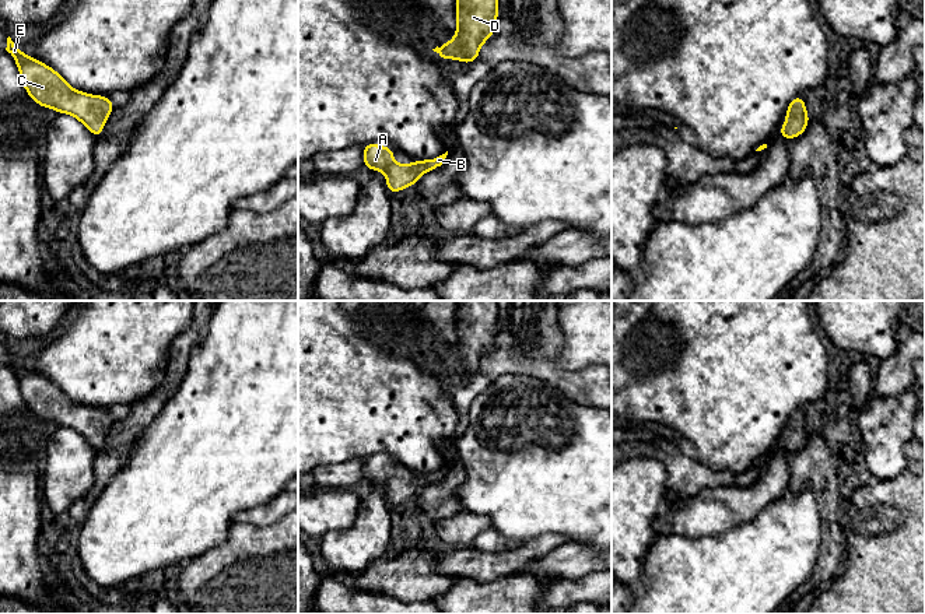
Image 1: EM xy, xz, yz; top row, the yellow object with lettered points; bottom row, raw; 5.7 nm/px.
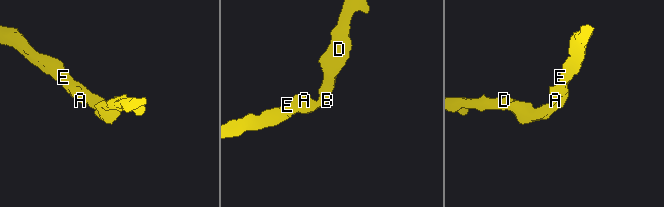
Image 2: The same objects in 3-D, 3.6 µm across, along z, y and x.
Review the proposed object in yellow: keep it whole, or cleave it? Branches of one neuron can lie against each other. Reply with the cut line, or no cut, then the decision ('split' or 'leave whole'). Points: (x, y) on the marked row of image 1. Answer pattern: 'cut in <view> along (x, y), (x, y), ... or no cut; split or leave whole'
no cut; leave whole

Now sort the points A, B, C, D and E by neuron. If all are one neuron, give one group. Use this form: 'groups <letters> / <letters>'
groups A B C D E

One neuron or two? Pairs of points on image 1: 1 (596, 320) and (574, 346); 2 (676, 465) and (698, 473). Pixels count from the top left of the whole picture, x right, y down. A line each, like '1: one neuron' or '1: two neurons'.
1: one neuron
2: one neuron

